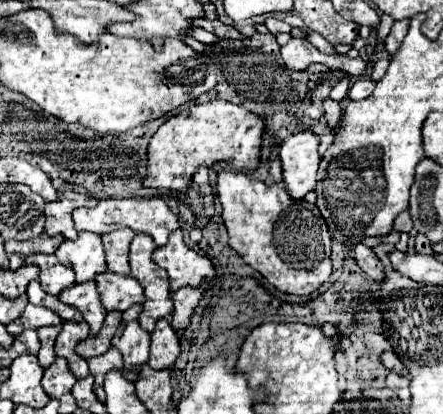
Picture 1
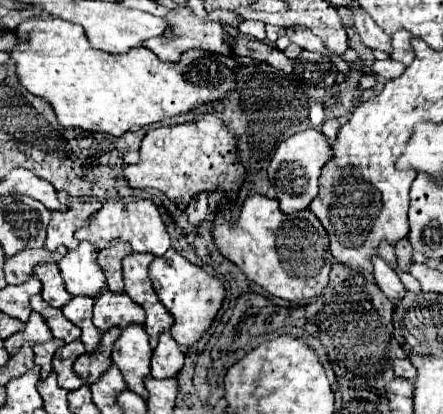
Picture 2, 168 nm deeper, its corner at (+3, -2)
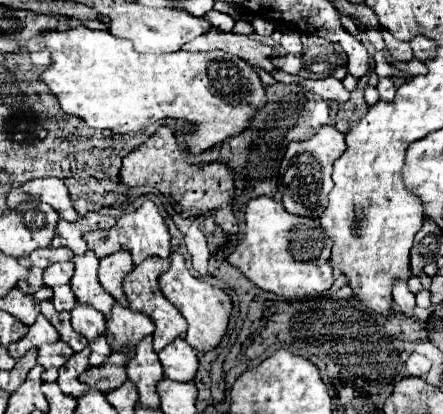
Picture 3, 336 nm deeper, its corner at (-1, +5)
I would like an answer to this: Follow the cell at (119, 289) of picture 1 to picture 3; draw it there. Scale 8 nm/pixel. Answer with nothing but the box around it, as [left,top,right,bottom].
[106,302,154,350]

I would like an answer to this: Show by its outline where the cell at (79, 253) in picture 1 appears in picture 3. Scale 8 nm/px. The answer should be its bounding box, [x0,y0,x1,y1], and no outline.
[70,250,114,316]

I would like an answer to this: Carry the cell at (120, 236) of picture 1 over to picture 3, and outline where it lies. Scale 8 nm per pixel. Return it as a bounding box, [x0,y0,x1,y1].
[98,250,134,304]

